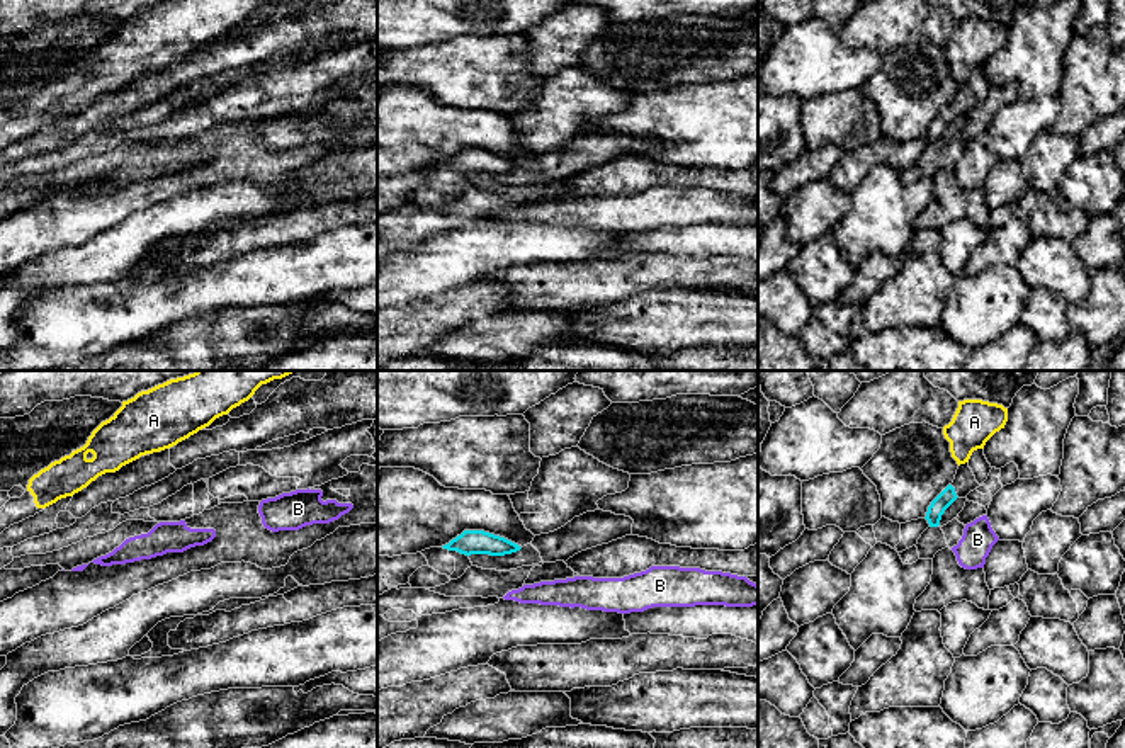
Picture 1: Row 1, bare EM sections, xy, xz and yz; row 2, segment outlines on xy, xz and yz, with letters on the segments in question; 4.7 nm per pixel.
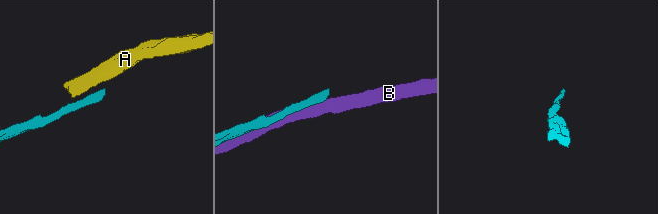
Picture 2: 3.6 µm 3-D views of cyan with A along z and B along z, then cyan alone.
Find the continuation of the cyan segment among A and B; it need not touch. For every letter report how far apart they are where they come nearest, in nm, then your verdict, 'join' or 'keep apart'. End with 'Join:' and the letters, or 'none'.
A: 100 nm apart; keep apart
B: 120 nm apart; keep apart
Join: none

